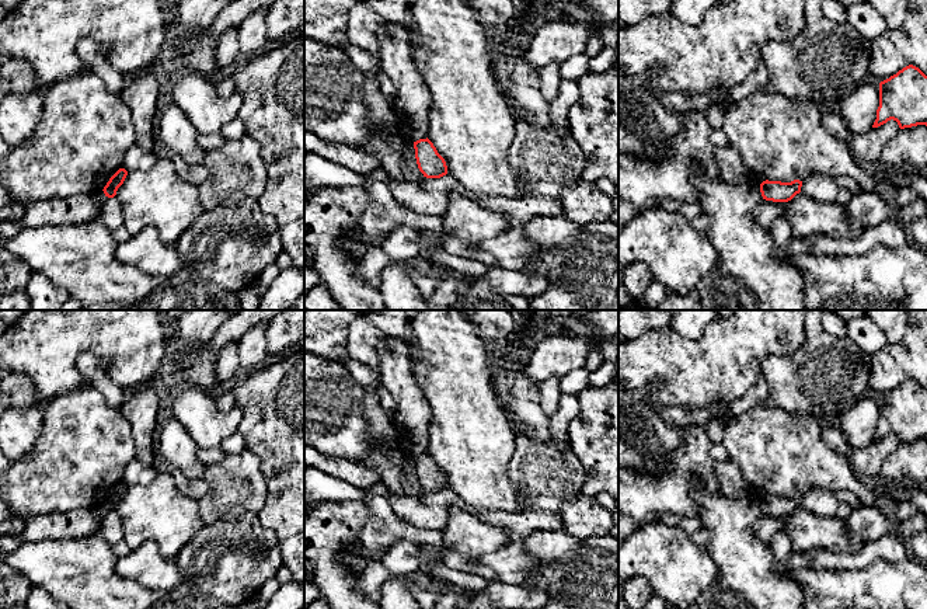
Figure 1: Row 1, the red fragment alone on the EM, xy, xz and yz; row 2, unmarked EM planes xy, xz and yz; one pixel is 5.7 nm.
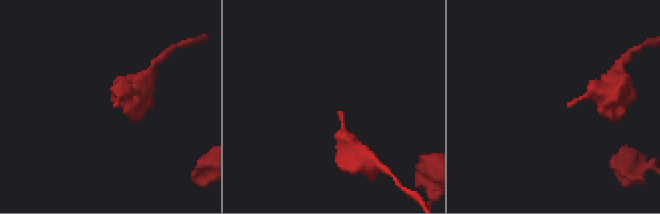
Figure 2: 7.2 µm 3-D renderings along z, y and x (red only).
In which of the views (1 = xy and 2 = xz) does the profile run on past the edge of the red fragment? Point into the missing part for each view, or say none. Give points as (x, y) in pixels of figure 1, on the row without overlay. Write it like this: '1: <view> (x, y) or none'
1: none
2: none

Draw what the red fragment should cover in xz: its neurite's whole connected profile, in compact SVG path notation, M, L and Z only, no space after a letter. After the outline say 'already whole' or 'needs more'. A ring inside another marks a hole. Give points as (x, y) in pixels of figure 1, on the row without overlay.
M428 452L414 456L414 463L418 483L424 491L440 493L447 488L445 473Z; already whole

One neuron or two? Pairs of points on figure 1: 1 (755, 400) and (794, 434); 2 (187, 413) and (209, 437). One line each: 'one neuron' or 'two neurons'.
1: two neurons
2: one neuron

